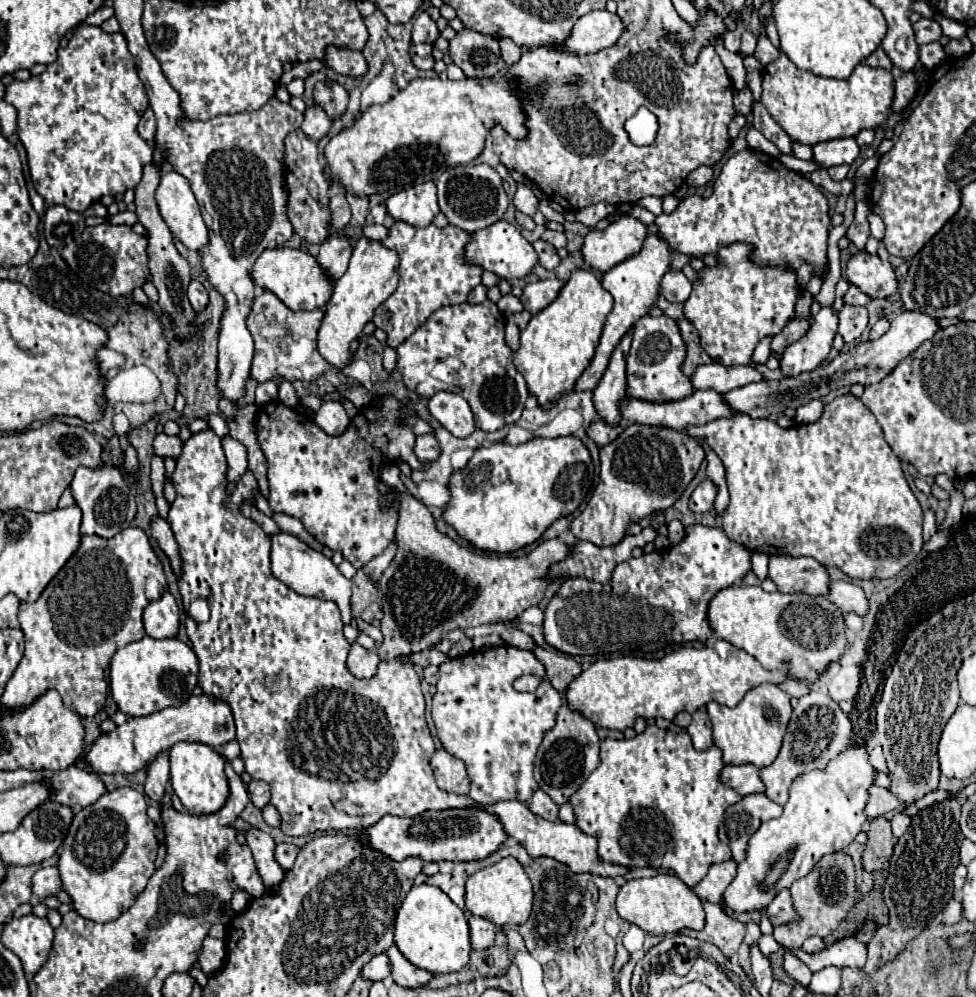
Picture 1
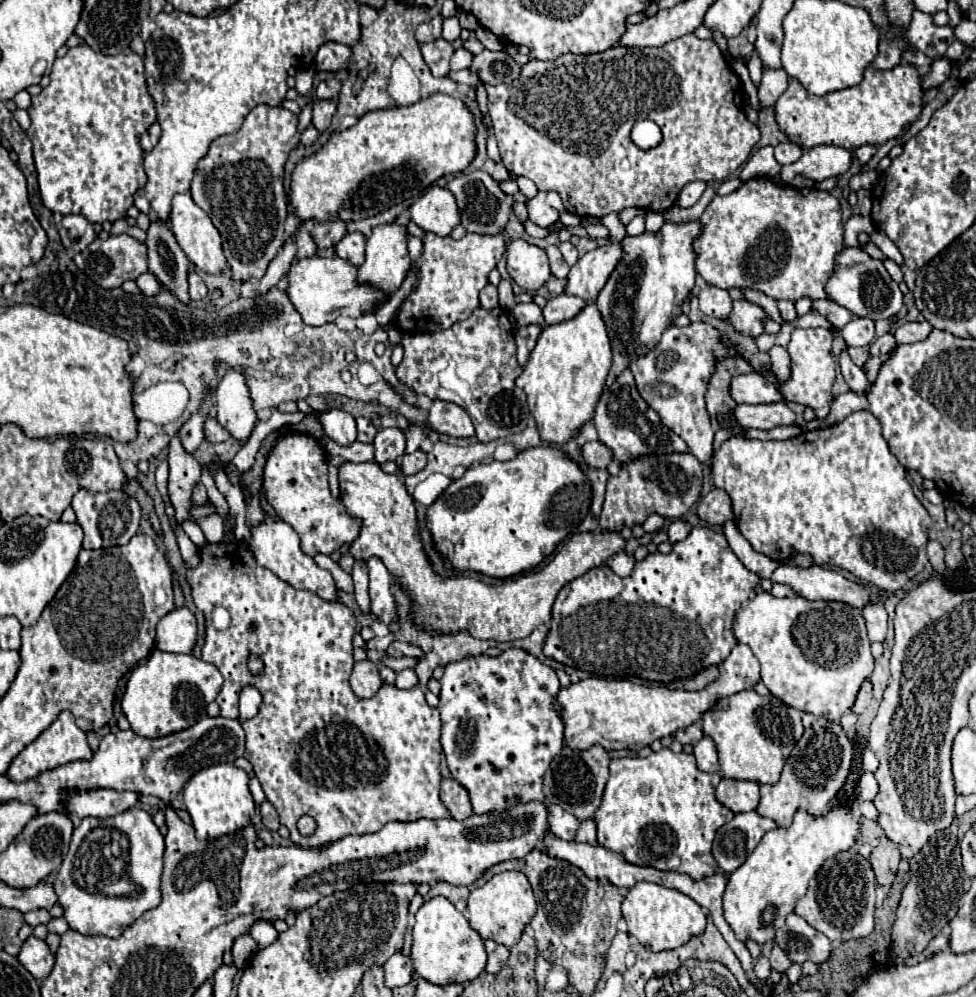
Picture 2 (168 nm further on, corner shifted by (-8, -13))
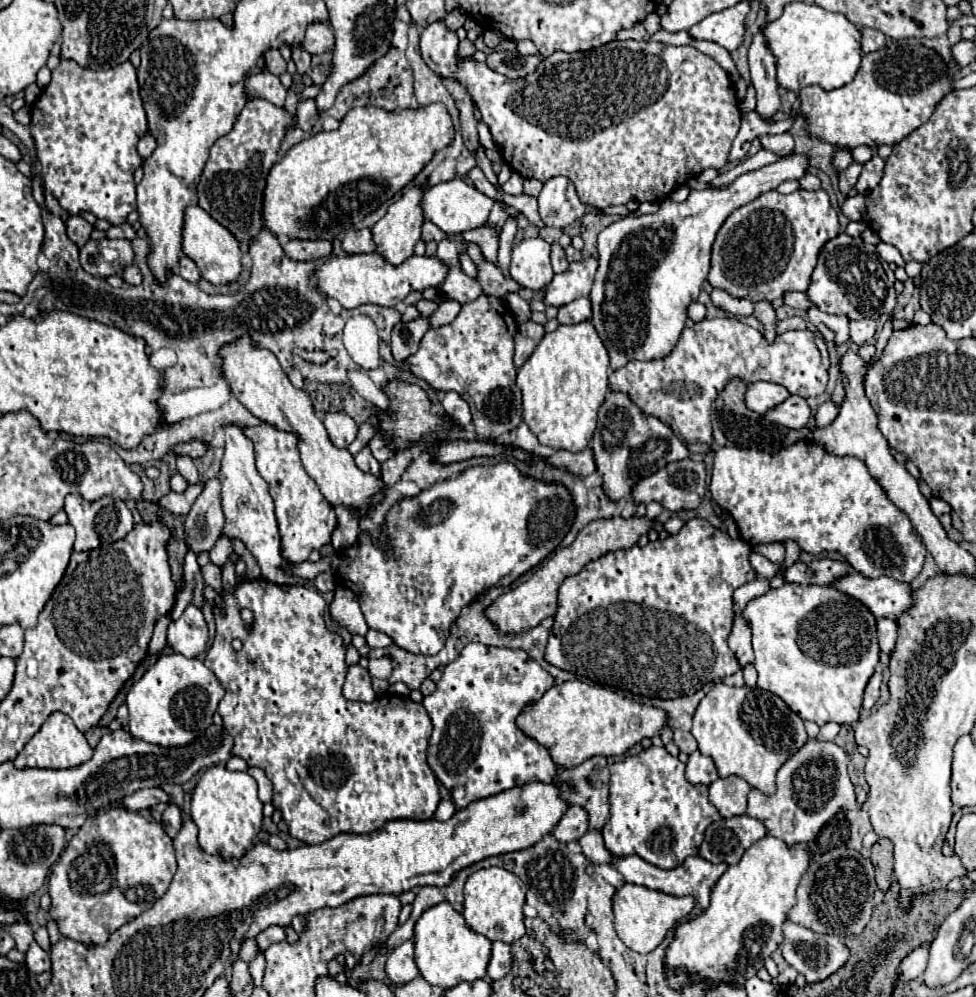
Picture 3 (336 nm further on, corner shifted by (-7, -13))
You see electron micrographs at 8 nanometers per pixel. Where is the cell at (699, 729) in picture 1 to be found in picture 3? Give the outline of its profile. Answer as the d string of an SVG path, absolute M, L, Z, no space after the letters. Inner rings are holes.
M699 750L689 756L689 762L687 762L687 780L691 784L707 784L709 786L717 778L719 778L719 774L717 774L717 766L715 766L713 758L703 756Z

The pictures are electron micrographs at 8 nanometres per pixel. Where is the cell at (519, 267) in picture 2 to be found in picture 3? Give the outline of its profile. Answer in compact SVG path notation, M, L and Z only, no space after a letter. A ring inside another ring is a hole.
M543 238L521 240L511 254L511 278L523 288L541 290L553 280L549 244Z

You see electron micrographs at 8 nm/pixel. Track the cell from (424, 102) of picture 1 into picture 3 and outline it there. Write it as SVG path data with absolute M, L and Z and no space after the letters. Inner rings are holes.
M443 102L399 112L387 112L379 106L355 108L341 120L339 130L319 132L295 144L285 154L285 158L271 168L271 174L267 176L267 206L263 208L263 220L267 222L267 228L277 236L333 240L333 236L339 236L347 230L347 218L351 224L359 224L367 214L375 212L383 202L399 194L433 160L433 156L439 150L451 146L453 140L453 120Z

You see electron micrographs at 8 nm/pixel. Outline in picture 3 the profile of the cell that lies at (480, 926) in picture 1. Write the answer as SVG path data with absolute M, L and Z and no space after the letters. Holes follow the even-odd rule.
M493 942L491 960L487 966L487 974L491 980L503 978L511 970L511 946L503 942Z

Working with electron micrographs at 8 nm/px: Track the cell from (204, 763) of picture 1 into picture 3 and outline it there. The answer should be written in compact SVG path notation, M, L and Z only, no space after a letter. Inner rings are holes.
M223 764L201 774L191 796L191 818L199 828L199 846L209 854L243 856L263 824L263 802L257 796L257 782L247 772L231 772Z

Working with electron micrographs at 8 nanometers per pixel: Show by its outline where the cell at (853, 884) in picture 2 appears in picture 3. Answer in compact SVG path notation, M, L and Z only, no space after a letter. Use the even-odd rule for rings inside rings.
M845 846L833 848L817 856L807 868L797 890L797 904L789 912L789 920L819 934L857 936L871 918L875 888L875 872L869 858L863 858L861 852Z

